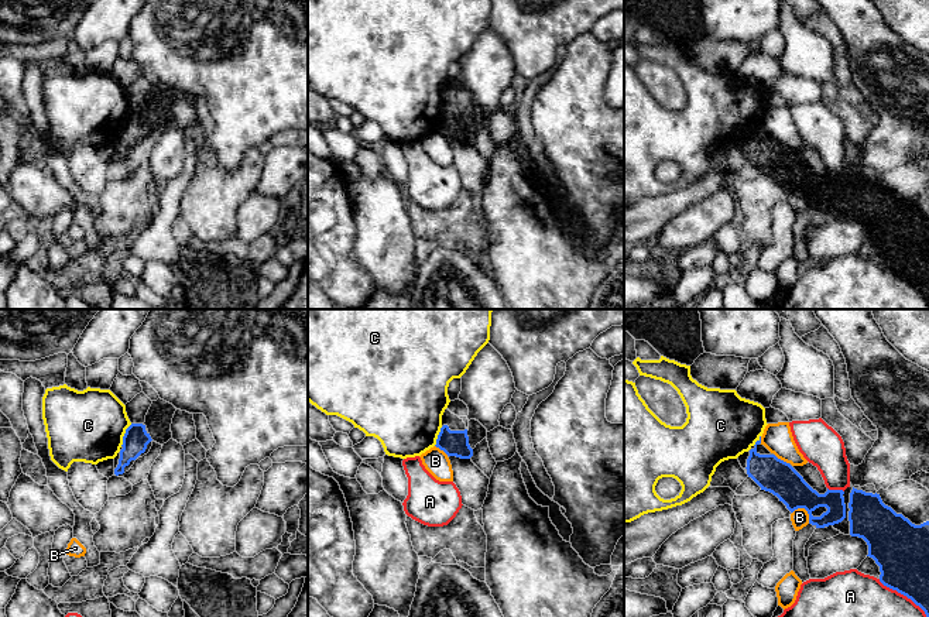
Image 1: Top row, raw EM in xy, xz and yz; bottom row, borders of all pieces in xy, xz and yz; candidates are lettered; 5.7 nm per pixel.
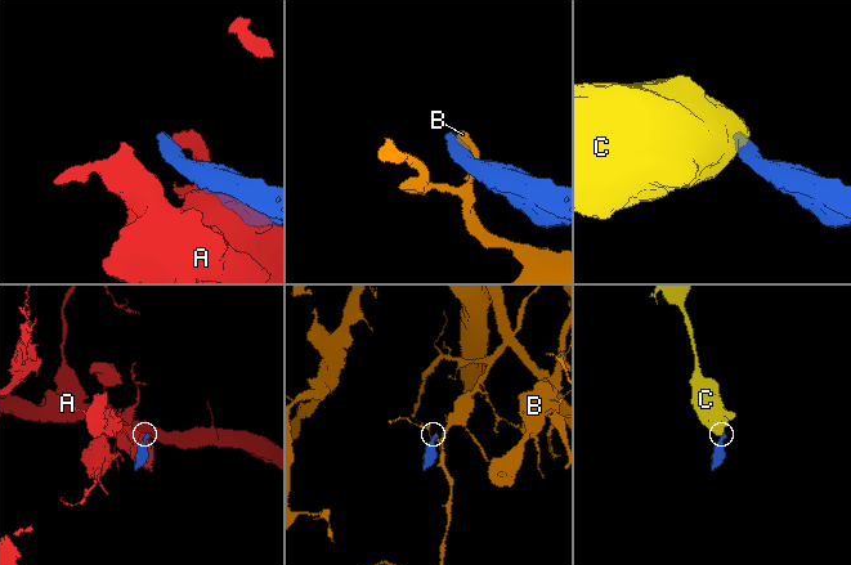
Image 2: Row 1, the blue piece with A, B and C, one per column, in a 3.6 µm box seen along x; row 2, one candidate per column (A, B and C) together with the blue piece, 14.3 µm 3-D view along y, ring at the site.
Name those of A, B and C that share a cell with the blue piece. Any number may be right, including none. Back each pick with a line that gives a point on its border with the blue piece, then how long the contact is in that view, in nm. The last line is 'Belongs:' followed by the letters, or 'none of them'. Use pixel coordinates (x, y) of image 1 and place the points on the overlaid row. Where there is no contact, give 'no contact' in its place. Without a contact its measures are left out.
Belongs: none of them

